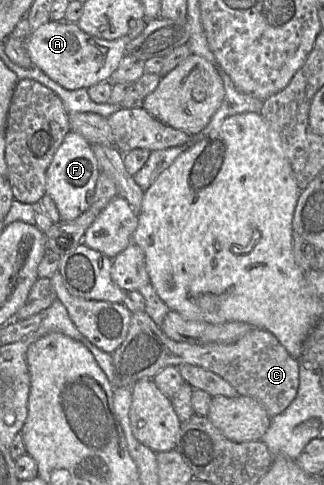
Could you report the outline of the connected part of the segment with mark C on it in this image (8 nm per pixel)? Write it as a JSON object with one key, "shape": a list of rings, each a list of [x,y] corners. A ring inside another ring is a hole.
{"shape":[[[145,312],[132,313],[127,336],[112,353],[114,387],[131,388],[137,381],[153,378],[167,366],[190,364],[212,371],[230,383],[239,395],[258,401],[272,418],[294,400],[299,387],[299,360],[292,357],[271,332],[254,328],[232,343],[191,344],[168,338]]]}

